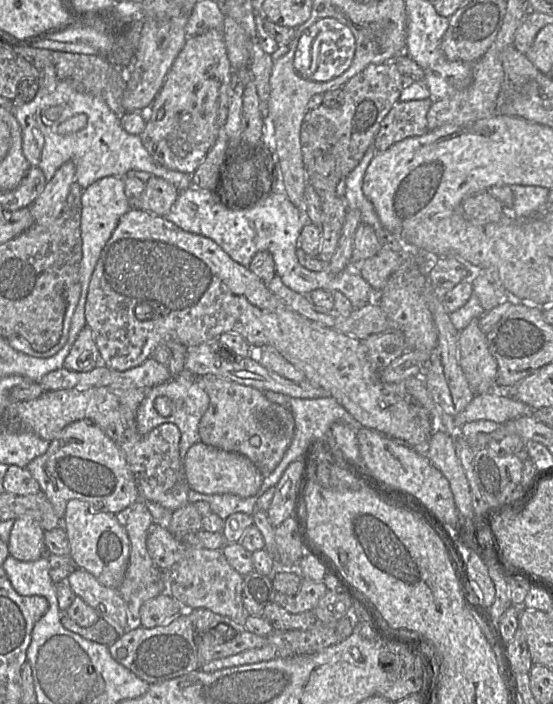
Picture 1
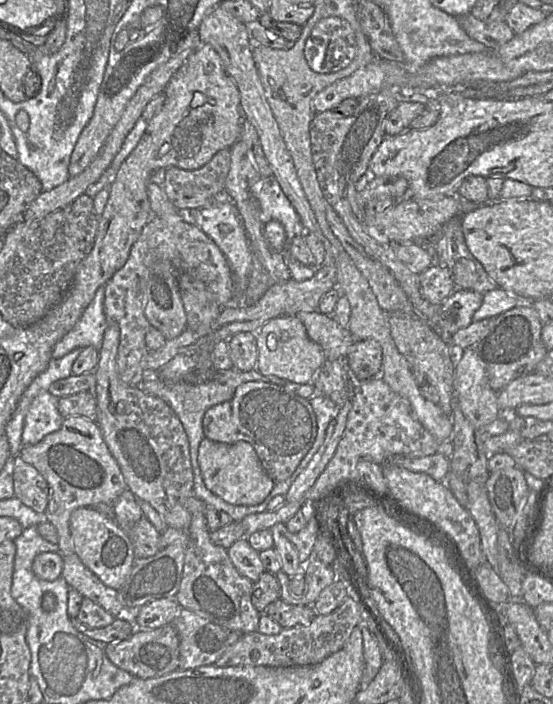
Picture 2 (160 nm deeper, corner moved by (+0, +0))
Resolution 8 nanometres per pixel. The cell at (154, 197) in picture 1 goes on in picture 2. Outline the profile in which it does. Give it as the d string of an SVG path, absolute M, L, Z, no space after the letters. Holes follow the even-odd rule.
M230 148L218 151L212 159L196 170L184 170L174 166L166 169L165 180L161 185L171 203L182 213L192 213L212 203L222 195L231 165Z

